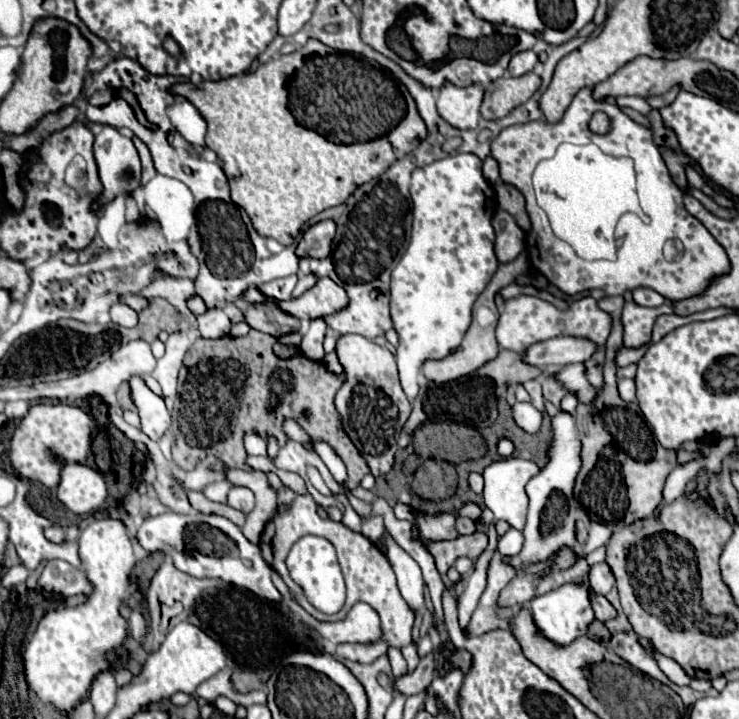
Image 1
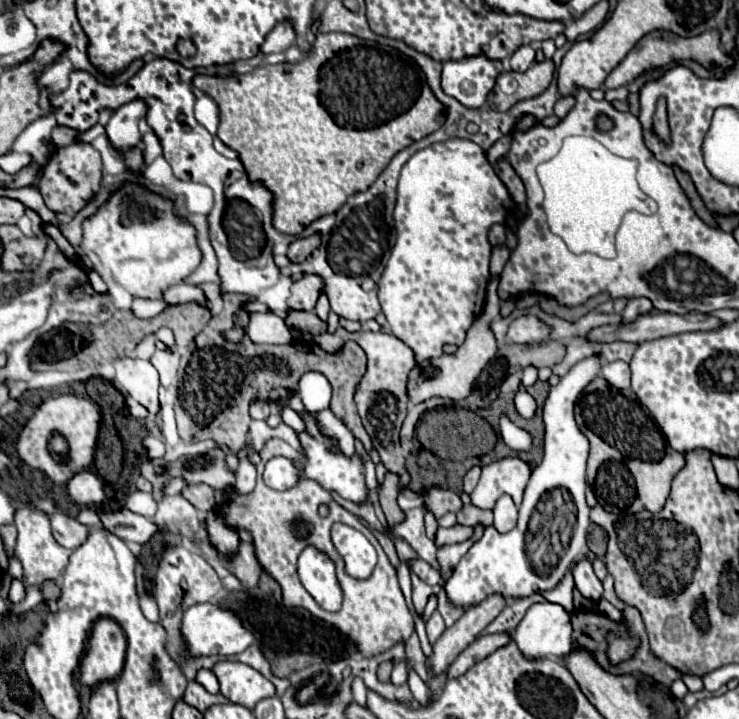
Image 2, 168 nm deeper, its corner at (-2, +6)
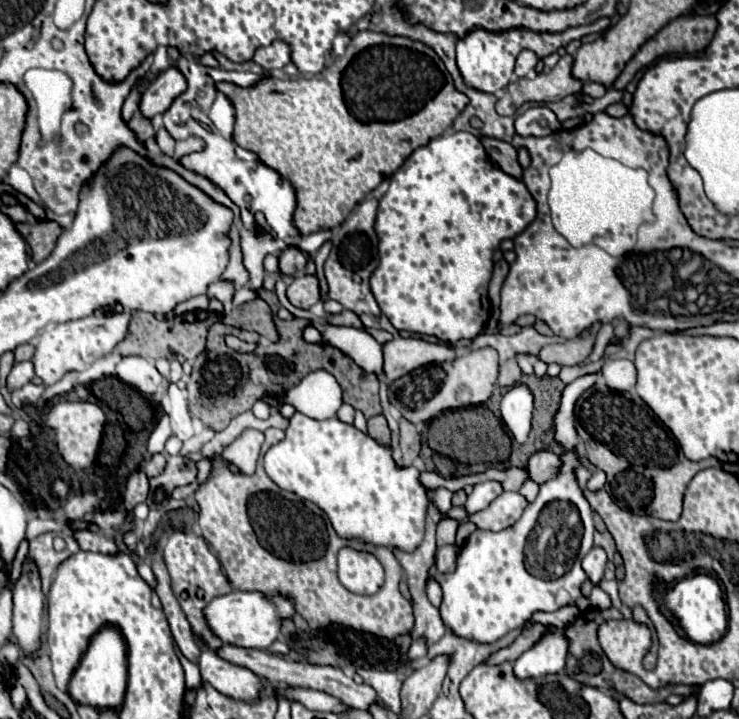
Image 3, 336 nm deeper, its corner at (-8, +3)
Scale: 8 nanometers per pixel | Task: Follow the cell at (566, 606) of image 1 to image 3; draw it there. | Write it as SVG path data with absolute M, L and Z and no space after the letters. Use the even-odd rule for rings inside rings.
M549 628L549 632L521 658L513 662L513 672L519 680L537 678L545 674L557 674L565 668L567 640L561 630Z

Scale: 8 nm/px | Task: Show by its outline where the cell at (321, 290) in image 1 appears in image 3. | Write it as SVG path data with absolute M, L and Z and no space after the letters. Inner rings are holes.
M299 276L287 286L287 298L293 306L309 310L315 306L321 296L319 296L319 282L315 276Z

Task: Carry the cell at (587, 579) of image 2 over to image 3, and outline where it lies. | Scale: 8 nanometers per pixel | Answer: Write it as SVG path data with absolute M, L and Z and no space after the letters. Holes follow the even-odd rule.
M593 546L591 552L583 558L583 570L587 572L587 576L593 584L599 584L599 580L603 578L605 564L607 564L607 554L599 546Z

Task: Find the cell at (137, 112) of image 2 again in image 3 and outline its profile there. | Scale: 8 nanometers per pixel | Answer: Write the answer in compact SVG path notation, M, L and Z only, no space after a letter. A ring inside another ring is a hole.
M175 66L163 70L145 88L141 98L141 114L147 118L153 118L155 114L165 112L171 106L171 102L185 90L187 90L187 80Z

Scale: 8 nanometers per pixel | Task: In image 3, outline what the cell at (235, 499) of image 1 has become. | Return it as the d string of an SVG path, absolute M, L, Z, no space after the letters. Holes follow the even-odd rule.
M249 428L223 450L223 458L227 462L235 464L241 472L253 474L261 444L263 444L263 432Z

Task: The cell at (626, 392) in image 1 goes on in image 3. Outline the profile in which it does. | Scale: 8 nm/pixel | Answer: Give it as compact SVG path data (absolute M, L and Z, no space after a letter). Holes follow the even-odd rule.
M607 358L603 368L601 368L601 374L605 378L605 384L613 390L619 390L619 392L627 392L635 386L635 376L637 376L637 370L635 370L635 364L631 360L625 360L625 358Z

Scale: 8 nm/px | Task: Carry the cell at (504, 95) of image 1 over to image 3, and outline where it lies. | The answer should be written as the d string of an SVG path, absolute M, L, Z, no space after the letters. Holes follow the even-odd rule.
M565 54L555 68L551 68L545 74L539 74L535 80L517 78L505 88L503 96L497 100L497 112L501 116L511 116L523 102L529 100L555 102L569 94L579 94L583 82L573 78L571 66L573 66L573 58Z

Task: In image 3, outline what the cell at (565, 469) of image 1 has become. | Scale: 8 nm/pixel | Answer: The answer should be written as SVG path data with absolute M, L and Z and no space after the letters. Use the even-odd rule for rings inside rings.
M601 374L581 376L563 390L561 408L555 414L555 438L561 446L565 446L567 454L561 456L563 466L559 476L541 484L535 502L525 508L523 516L511 528L499 532L477 528L459 548L455 570L435 574L443 588L439 614L455 636L491 644L511 630L521 628L535 612L559 610L575 604L581 596L581 584L587 580L581 560L593 546L595 526L591 506L579 490L573 474L579 466L579 436L573 428L573 408L577 398L591 388L599 376ZM551 502L561 504L553 504L553 508L549 508ZM545 510L549 512L545 514ZM541 516L547 516L545 524L539 524Z

